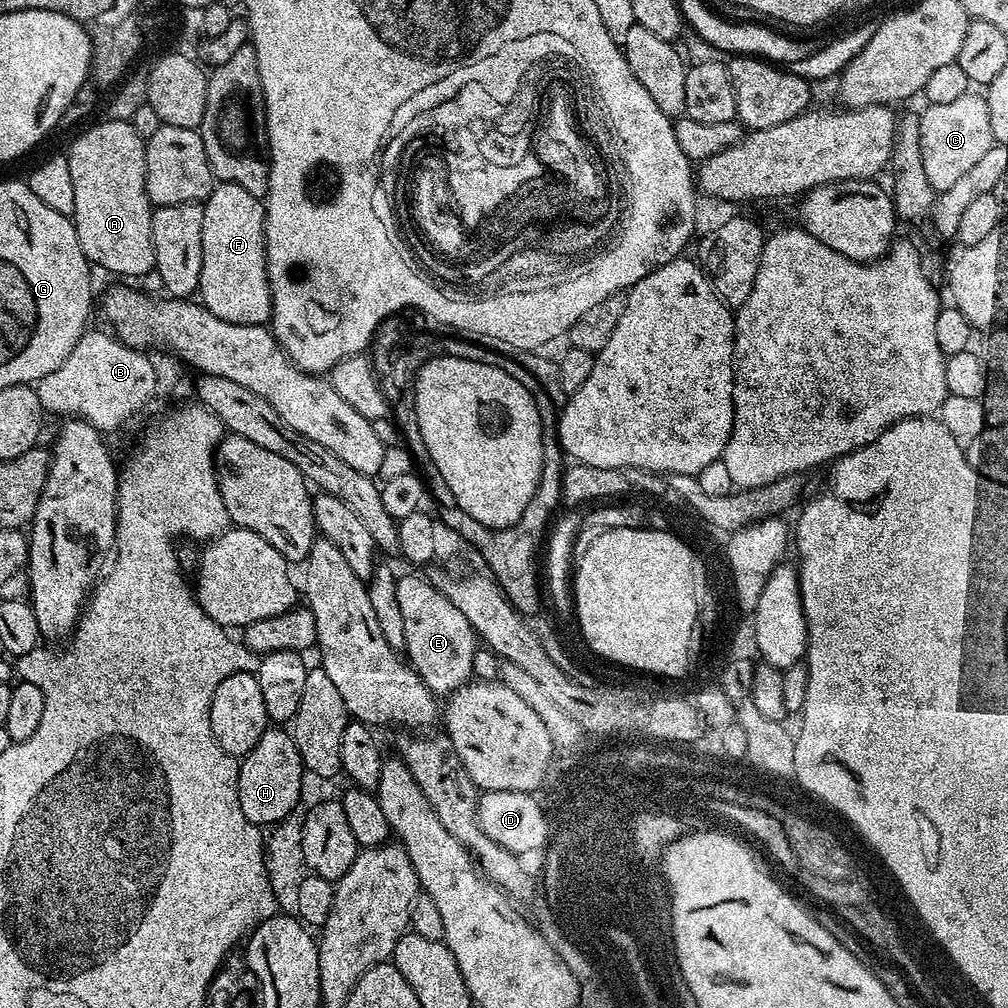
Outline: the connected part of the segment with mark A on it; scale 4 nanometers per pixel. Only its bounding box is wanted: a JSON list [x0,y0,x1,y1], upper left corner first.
[66,118,156,276]

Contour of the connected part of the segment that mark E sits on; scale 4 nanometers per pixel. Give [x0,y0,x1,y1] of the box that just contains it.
[396,575,478,694]

